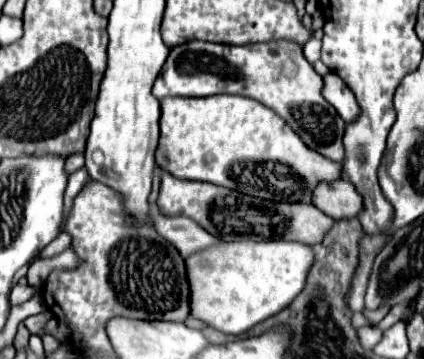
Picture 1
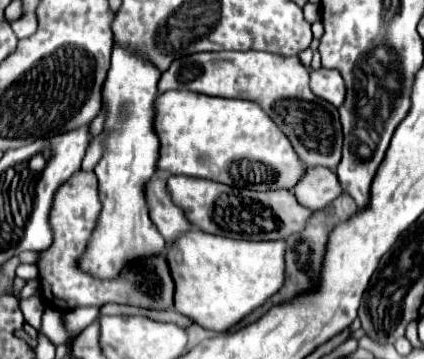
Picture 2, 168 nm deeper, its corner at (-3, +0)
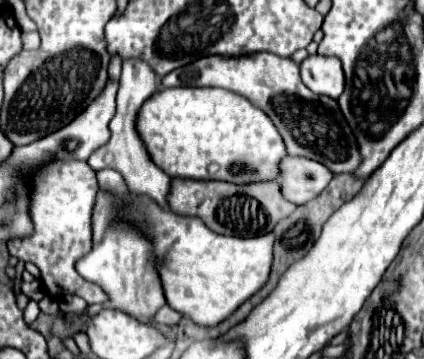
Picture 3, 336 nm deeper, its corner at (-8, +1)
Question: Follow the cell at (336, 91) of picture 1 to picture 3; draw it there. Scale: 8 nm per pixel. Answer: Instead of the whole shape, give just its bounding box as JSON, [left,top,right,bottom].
[300,56,344,98]

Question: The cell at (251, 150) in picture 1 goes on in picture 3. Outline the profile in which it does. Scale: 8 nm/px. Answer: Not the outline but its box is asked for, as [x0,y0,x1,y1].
[136,88,284,184]

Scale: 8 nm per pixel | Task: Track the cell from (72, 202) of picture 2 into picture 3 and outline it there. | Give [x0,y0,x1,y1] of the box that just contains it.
[8,160,108,306]

